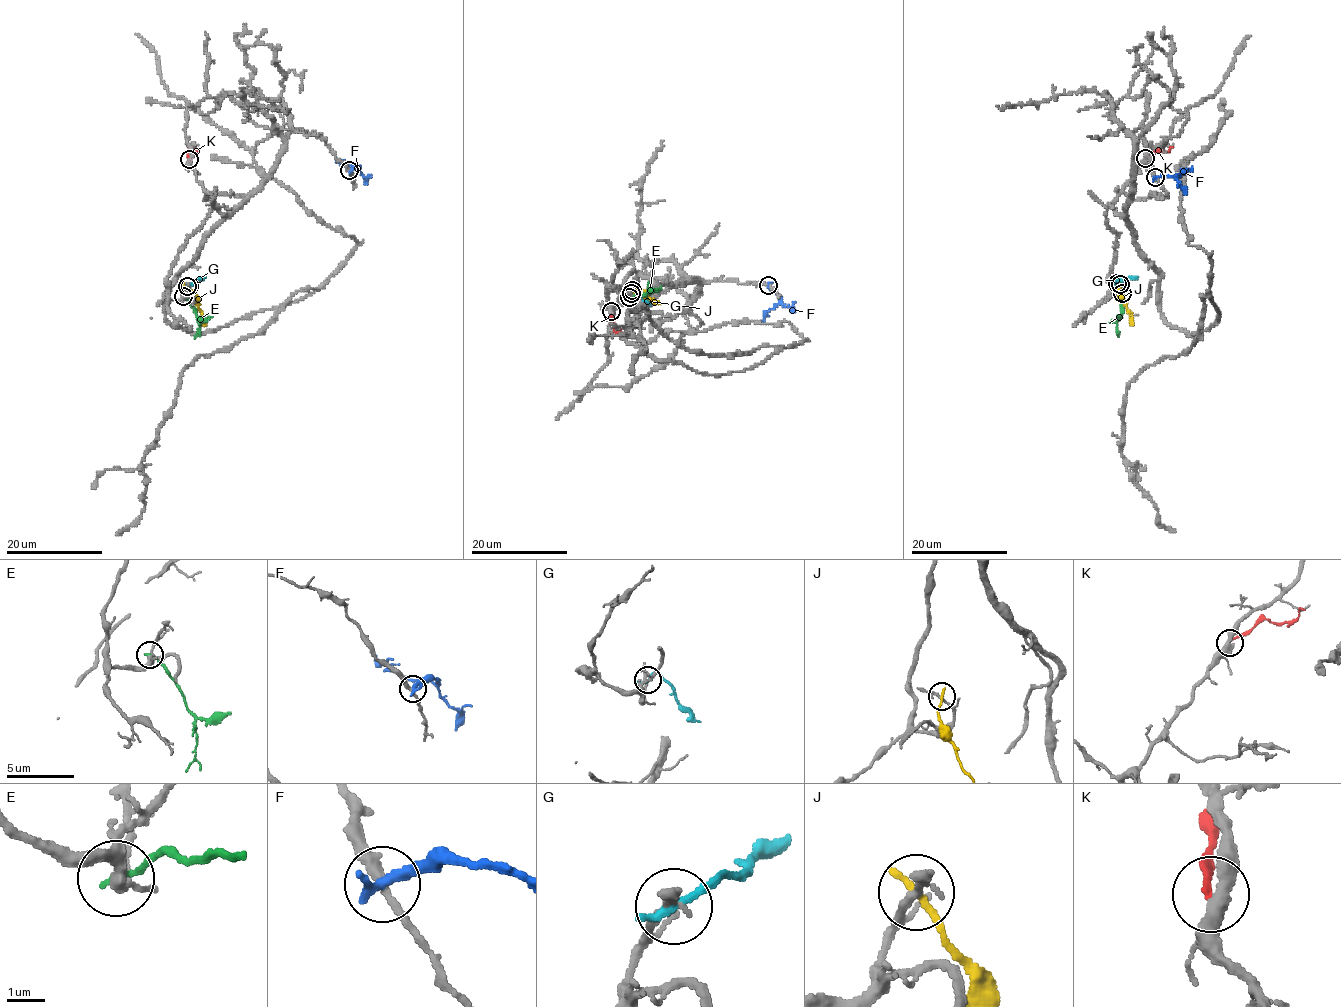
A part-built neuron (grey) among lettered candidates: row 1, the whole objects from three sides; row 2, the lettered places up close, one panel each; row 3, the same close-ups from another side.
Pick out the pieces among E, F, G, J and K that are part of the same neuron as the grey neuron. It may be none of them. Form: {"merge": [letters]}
{"merge": []}

